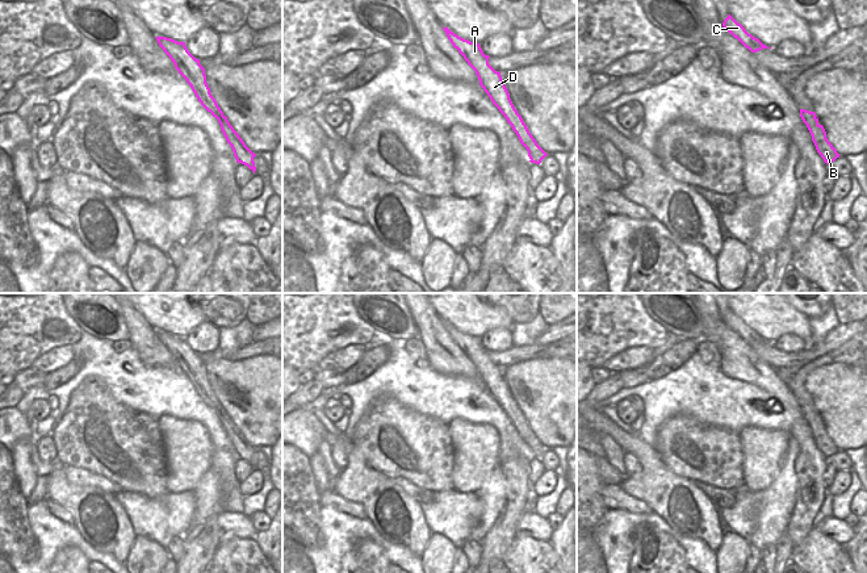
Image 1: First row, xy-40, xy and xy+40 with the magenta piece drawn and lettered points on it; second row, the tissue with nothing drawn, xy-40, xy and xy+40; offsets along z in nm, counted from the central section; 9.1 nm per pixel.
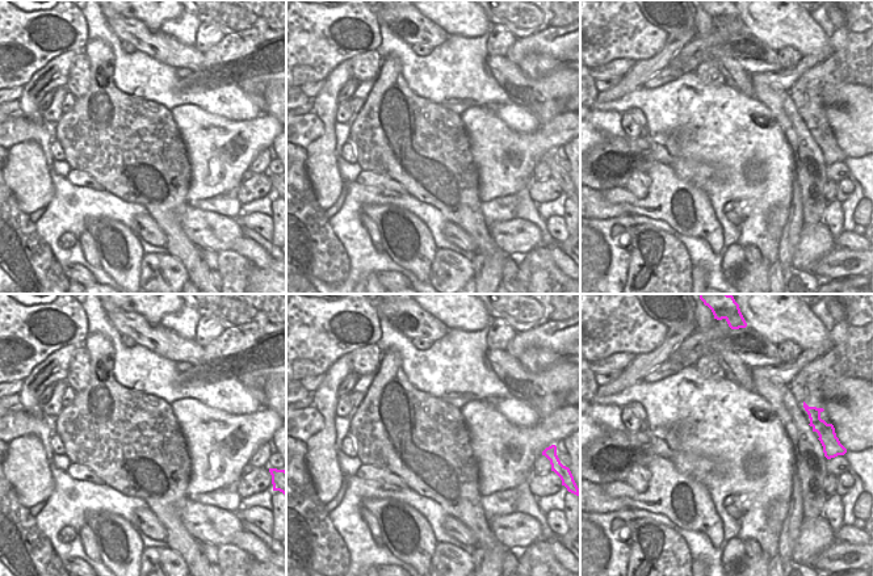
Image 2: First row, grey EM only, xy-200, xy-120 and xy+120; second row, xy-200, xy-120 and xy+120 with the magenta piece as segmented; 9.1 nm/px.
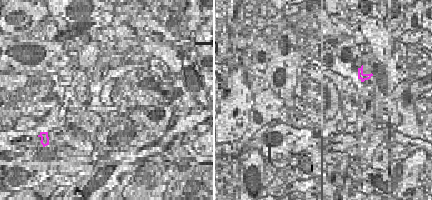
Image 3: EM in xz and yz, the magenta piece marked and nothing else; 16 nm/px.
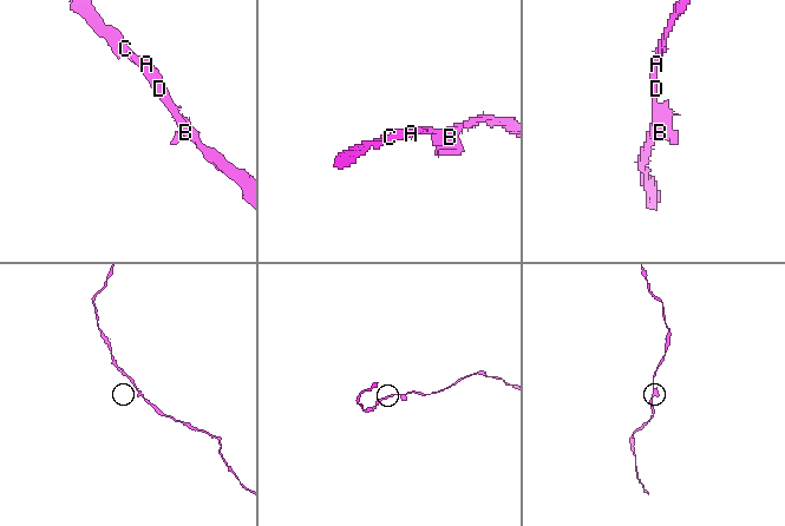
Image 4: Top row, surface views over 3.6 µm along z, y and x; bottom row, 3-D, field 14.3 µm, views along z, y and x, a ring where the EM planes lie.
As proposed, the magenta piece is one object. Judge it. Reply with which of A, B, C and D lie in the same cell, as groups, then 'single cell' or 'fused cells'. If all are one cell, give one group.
A B C D | single cell

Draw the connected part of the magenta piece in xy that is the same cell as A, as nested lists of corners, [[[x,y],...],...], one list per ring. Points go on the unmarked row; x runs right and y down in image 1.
[[[443,321],[443,323],[453,342],[458,344],[468,359],[476,365],[479,380],[511,419],[520,438],[527,443],[531,453],[529,456],[540,459],[548,448],[537,439],[522,410],[515,403],[510,393],[510,388],[502,375],[500,367],[495,365],[489,359],[490,351],[483,348],[479,338],[464,334],[451,326],[448,322]]]

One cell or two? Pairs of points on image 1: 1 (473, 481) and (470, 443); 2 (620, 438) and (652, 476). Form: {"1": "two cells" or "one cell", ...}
{"1": "one cell", "2": "one cell"}

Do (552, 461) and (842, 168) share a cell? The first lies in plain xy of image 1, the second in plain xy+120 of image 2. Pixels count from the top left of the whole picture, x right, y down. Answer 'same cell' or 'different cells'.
same cell

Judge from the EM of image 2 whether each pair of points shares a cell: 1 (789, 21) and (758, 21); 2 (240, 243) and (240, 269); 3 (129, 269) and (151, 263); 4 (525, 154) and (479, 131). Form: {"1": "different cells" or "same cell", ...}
{"1": "same cell", "2": "different cells", "3": "different cells", "4": "same cell"}

